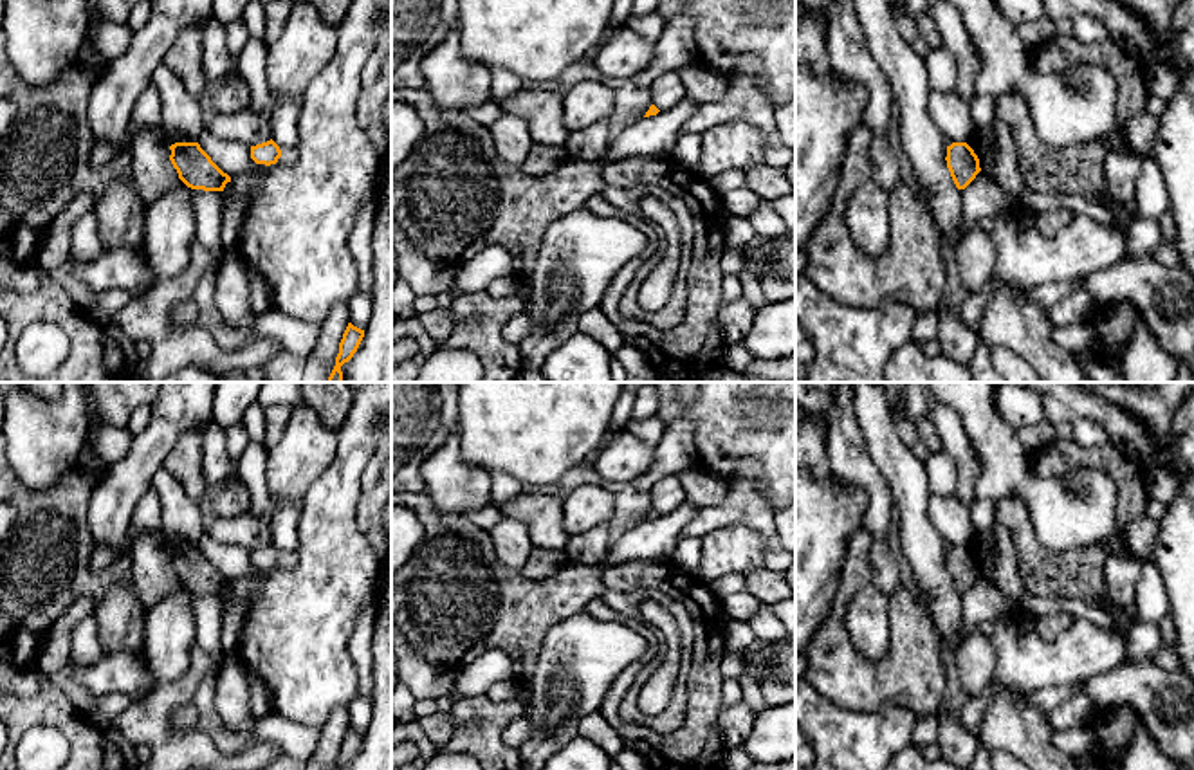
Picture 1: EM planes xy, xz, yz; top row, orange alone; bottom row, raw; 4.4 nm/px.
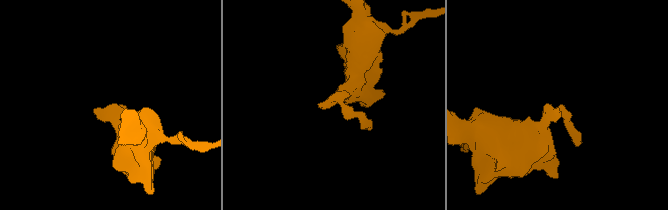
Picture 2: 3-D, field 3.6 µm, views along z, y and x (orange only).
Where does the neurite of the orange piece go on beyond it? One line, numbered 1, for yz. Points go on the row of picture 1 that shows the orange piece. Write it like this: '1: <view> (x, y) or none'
1: none

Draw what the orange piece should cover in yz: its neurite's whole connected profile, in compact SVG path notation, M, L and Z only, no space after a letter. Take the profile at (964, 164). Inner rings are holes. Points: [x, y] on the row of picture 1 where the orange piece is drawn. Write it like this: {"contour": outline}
{"contour": "M967 142L947 146L945 160L958 189L965 189L981 171L979 159Z"}

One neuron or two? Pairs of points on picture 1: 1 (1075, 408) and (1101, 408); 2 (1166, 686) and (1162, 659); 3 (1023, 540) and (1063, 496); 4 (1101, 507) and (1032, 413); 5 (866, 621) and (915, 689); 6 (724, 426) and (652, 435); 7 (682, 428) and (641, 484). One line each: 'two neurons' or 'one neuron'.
1: one neuron
2: two neurons
3: two neurons
4: two neurons
5: two neurons
6: two neurons
7: one neuron

